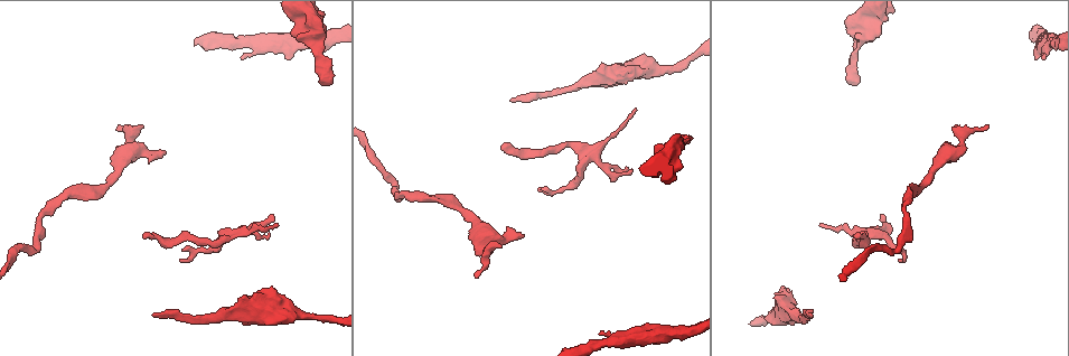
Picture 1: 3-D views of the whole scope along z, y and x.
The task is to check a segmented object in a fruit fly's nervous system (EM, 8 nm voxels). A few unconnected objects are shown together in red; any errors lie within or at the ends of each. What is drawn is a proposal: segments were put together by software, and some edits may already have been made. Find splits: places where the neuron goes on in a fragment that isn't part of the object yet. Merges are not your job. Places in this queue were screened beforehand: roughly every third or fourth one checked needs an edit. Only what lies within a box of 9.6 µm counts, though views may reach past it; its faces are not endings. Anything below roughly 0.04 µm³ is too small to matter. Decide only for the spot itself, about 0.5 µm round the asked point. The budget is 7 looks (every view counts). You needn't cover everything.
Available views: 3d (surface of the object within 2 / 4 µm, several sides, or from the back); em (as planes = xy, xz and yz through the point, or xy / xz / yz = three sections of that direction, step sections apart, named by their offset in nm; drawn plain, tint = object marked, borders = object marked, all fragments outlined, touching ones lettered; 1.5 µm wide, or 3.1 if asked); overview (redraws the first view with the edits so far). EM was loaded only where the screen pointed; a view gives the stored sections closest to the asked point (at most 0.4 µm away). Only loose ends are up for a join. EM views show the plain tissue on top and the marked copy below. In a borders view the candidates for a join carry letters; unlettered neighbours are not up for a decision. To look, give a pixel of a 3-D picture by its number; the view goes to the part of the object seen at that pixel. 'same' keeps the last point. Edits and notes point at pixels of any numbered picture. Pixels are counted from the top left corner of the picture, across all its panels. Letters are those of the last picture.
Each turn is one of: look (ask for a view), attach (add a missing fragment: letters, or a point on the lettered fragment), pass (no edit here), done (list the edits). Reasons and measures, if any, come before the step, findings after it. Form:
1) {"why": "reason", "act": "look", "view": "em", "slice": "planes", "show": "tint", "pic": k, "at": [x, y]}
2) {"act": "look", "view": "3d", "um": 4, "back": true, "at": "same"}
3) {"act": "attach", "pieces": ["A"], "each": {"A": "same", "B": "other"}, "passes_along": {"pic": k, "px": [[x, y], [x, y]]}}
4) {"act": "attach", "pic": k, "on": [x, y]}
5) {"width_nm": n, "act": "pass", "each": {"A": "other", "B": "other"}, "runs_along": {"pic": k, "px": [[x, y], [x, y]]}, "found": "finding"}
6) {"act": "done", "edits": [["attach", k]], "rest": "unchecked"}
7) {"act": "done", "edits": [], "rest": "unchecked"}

{"why": "branch stops here", "act": "look", "view": "em", "slice": "planes", "show": "tint", "pic": 1, "at": [1036, 57]}

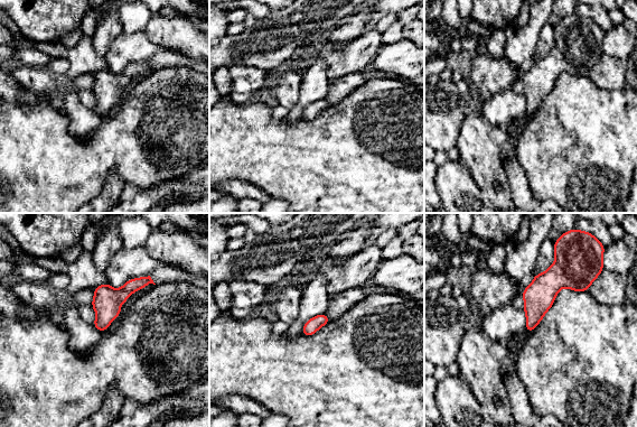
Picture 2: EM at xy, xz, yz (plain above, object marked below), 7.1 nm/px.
{"act": "look", "view": "em", "slice": "planes", "show": "borders", "at": "same"}

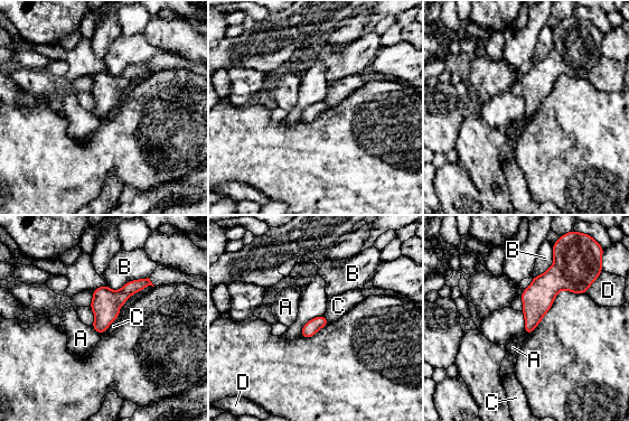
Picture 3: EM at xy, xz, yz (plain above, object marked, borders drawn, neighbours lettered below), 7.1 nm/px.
{"act": "pass", "each": {"A": "other", "B": "other", "C": "other", "D": "other"}, "border": {"pic": 3, "px": [[120, 315], [101, 334]]}, "found": "none of them fits"}

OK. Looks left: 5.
{"why": "an open end", "act": "look", "view": "3d", "um": 4, "pic": 1, "at": [812, 316]}

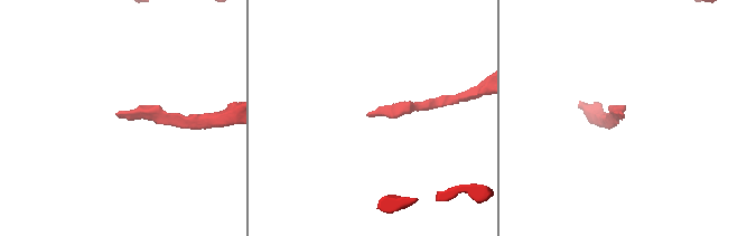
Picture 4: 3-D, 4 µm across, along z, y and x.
{"why": "shape alone is not enough", "act": "look", "view": "em", "slice": "yz", "step": 8, "show": "tint", "pic": 4, "at": [623, 114]}

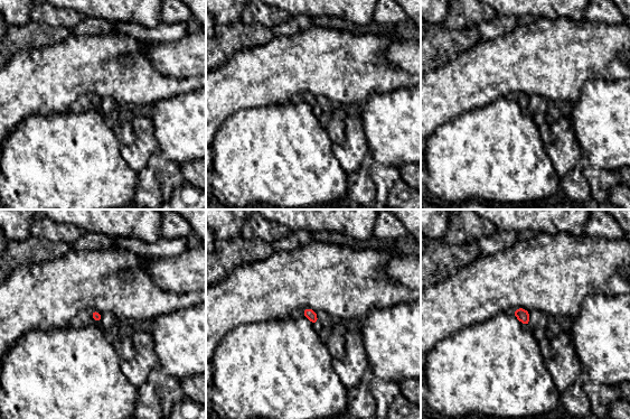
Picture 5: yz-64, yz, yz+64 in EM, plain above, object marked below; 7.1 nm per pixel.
{"act": "look", "view": "em", "slice": "yz", "step": 8, "show": "borders", "at": "same"}

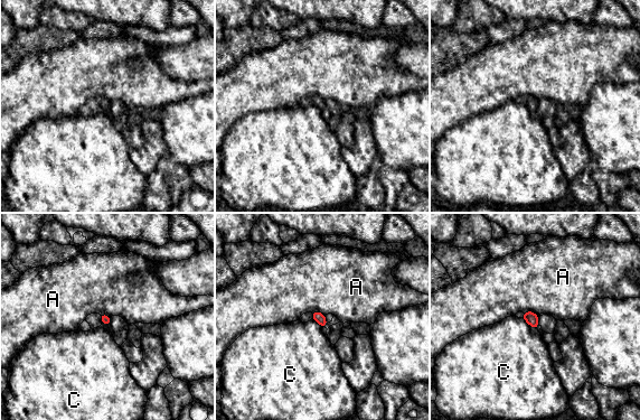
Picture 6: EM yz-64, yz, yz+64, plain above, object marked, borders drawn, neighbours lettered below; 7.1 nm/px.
{"act": "pass", "each": {"A": "other", "C": "other"}, "found": "no lettered fragment goes on from it"}

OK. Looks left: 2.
{"why": "an open end", "act": "look", "view": "em", "slice": "yz", "step": 4, "show": "borders", "pic": 1, "at": [274, 224]}

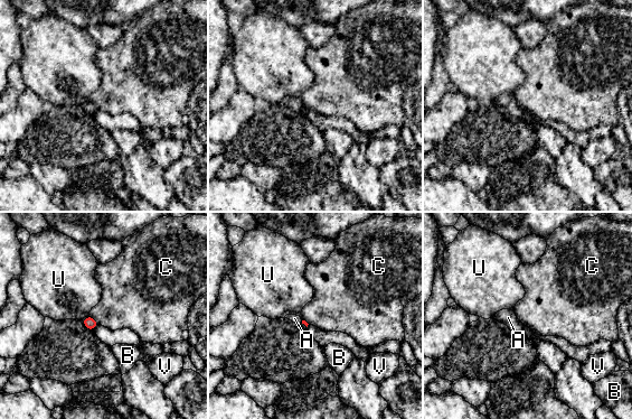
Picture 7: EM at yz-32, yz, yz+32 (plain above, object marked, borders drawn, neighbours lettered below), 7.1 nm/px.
{"longest_contact_nm": ["C", 100], "act": "pass", "each": {"A": "other", "B": "other", "C": "other", "U": "other", "V": "other"}, "border": {"pic": 7, "px": [[88, 315], [98, 324]]}, "found": "no lettered fragment goes on from it"}

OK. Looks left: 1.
{"act": "done", "edits": [], "rest": "unchecked"}

